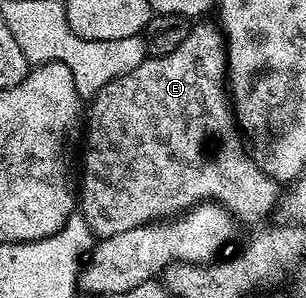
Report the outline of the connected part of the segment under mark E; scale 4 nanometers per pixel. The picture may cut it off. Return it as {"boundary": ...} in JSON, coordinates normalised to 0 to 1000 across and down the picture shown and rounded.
{"boundary":[[[650,74],[624,97],[624,111],[565,168],[565,181],[536,188],[480,188],[428,245],[408,245],[382,268],[353,275],[314,312],[291,349],[291,386],[278,403],[278,497],[265,523],[265,628],[252,644],[252,685],[265,718],[284,735],[314,795],[346,799],[369,785],[395,785],[408,772],[435,772],[464,752],[503,752],[510,738],[542,738],[556,728],[608,715],[637,685],[699,678],[729,688],[771,742],[859,738],[873,721],[902,708],[918,671],[918,641],[895,601],[833,554],[830,537],[801,507],[797,473],[768,409],[761,352],[748,332],[742,285],[742,138],[719,97],[690,81]]]}

